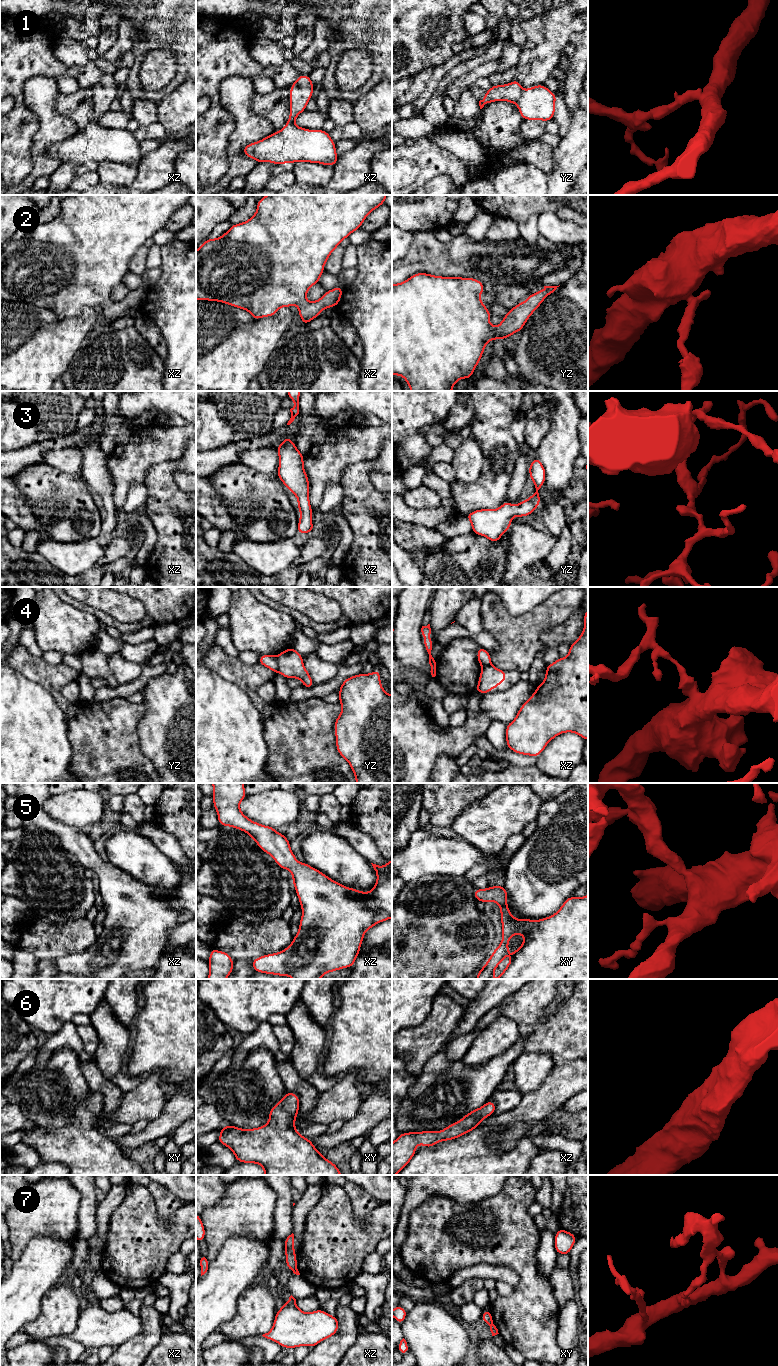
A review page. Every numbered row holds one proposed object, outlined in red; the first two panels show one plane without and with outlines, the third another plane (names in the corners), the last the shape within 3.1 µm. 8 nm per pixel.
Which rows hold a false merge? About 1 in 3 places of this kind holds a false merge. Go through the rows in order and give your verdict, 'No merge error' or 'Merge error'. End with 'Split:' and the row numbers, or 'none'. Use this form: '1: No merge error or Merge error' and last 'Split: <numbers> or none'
1: No merge error
2: No merge error
3: No merge error
4: Merge error
5: No merge error
6: No merge error
7: Merge error
Split: 4, 7

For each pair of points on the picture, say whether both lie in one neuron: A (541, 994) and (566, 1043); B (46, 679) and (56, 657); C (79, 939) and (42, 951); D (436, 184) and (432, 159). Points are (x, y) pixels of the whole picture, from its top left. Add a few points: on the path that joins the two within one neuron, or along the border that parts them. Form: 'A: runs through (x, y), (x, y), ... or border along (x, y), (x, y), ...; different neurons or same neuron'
A: runs through (537, 1008), (537, 1020), (552, 1035); same neuron
B: border along (42, 657), (51, 664), (61, 663); different neurons
C: runs through (70, 939), (60, 939), (51, 948); same neuron
D: border along (423, 184), (438, 175), (446, 175), (454, 184); different neurons

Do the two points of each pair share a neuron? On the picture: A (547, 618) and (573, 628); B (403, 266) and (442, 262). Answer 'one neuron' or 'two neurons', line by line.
A: two neurons
B: one neuron

